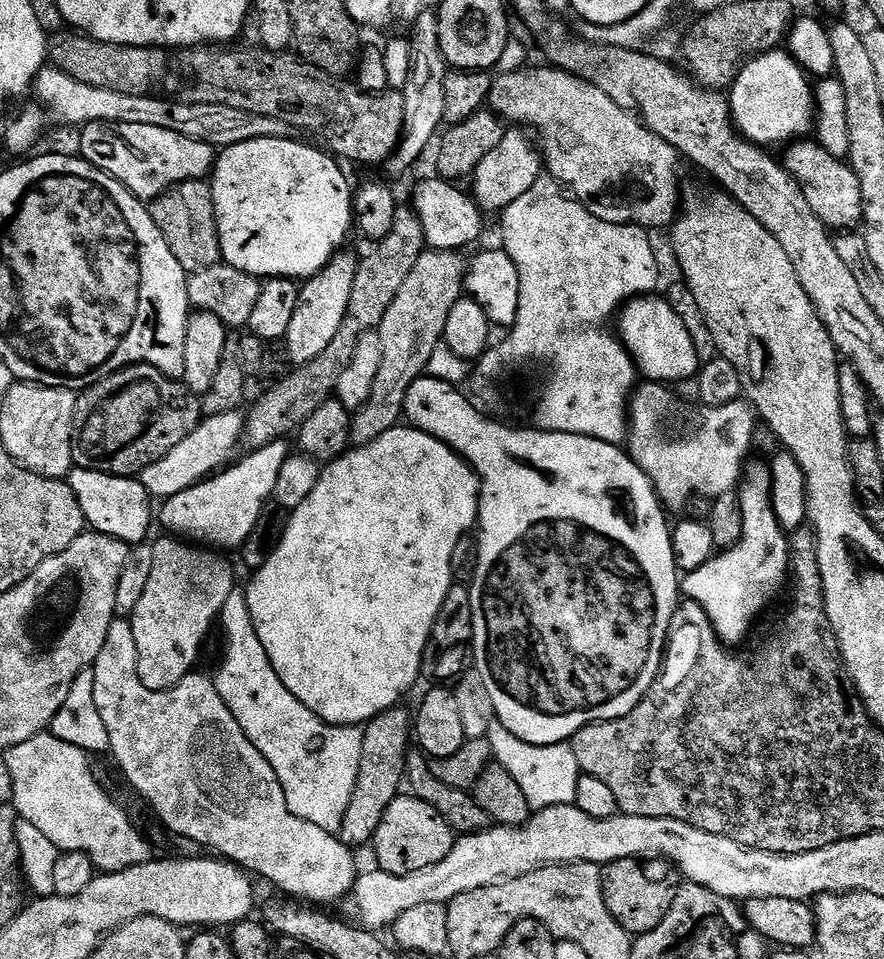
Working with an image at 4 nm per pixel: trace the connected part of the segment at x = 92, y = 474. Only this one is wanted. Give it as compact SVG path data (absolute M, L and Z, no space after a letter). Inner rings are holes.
M73 467L66 482L74 490L85 523L93 531L116 537L129 546L143 543L148 538L150 526L154 524L154 506L152 508L152 498L139 479Z

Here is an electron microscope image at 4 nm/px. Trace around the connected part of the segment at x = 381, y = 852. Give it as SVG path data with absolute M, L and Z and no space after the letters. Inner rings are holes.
M401 794L390 802L390 806L386 806L386 814L382 814L382 822L378 822L374 837L379 871L399 876L414 870L426 870L426 866L442 862L442 858L450 854L453 843L454 833L446 818L414 794Z

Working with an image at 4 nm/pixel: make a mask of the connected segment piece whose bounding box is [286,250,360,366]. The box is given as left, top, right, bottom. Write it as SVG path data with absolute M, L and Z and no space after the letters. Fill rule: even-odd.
M349 250L337 251L321 272L307 277L303 281L298 298L298 310L290 318L290 330L286 337L286 356L293 365L299 366L318 358L326 346L338 334L350 306L350 290L354 290L354 274L360 260Z

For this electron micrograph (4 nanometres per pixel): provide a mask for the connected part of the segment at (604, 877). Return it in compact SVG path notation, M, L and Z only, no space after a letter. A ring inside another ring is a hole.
M635 856L603 865L600 880L604 883L606 910L614 914L614 918L628 933L638 937L654 930L654 926L666 918L666 910L670 910L676 897L678 872L671 860Z

